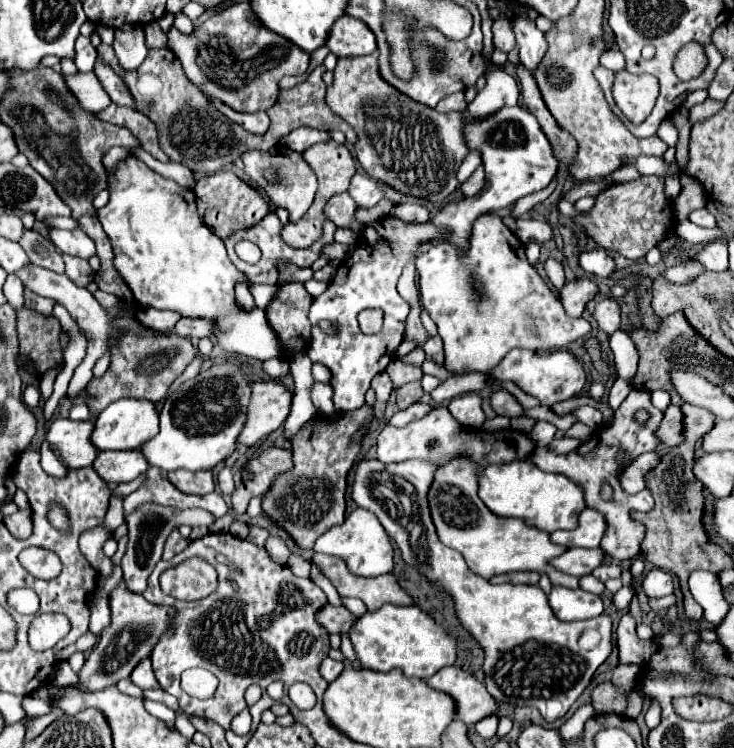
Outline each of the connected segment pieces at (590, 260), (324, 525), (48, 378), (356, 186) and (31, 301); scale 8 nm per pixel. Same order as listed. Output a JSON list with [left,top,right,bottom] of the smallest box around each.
[[579,249,615,279],[263,405,375,549],[39,363,63,399],[347,173,383,209],[23,287,55,315]]

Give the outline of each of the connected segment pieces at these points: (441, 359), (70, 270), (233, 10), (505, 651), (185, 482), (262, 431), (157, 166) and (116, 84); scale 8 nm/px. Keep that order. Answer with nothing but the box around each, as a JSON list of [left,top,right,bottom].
[[423,337,445,367],[63,255,95,287],[169,1,309,113],[351,459,611,723],[167,469,215,495],[237,381,291,445],[129,147,195,189],[95,59,137,109]]

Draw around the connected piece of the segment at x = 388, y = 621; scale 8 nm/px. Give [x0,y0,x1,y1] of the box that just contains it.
[351,605,457,679]

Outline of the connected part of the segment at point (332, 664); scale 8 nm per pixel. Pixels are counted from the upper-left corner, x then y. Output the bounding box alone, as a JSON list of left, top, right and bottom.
[319,657,343,683]

